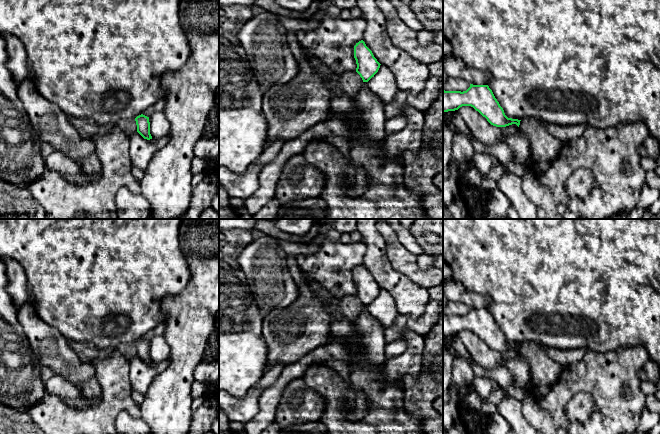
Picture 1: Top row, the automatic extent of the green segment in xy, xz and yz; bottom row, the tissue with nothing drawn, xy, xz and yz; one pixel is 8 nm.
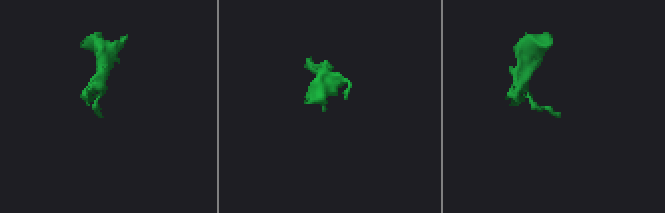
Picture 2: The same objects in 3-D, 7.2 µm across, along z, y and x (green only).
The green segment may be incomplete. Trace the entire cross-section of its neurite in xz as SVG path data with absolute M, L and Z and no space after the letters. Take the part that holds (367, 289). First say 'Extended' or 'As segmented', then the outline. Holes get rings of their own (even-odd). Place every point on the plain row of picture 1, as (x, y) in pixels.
As segmented. M363 264L354 270L354 282L357 288L356 296L363 306L368 306L374 301L381 289Z

